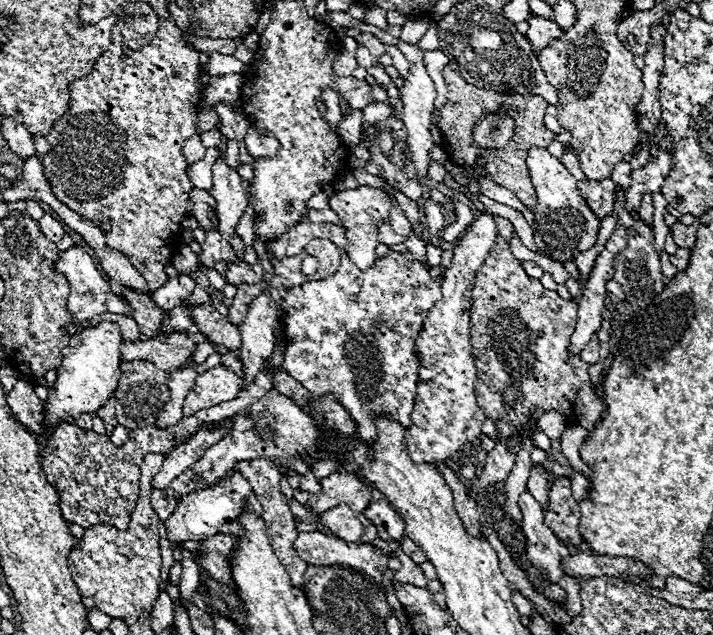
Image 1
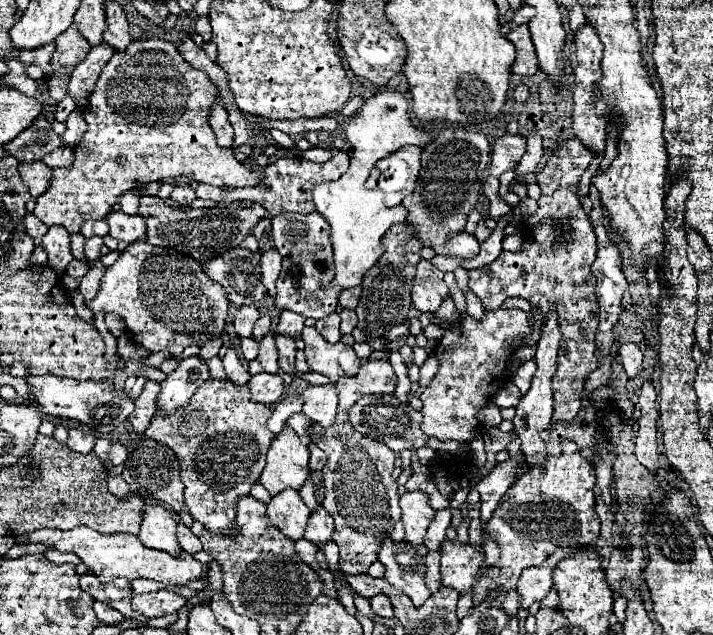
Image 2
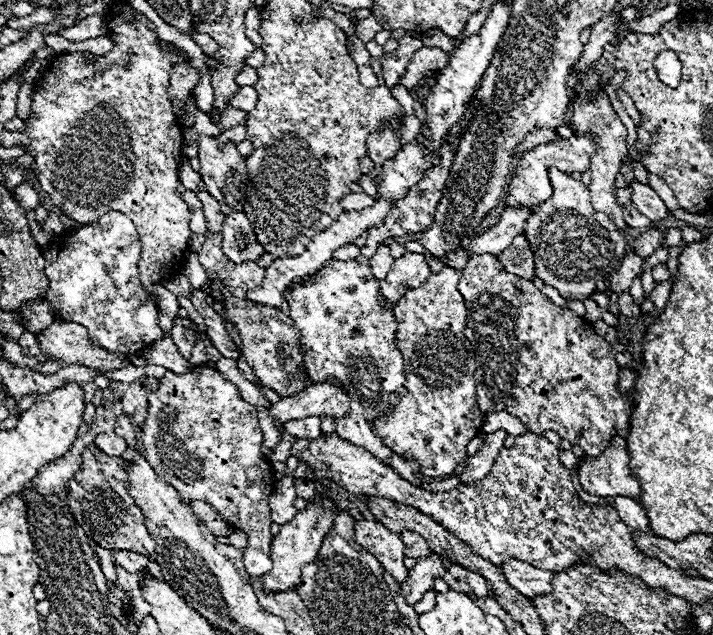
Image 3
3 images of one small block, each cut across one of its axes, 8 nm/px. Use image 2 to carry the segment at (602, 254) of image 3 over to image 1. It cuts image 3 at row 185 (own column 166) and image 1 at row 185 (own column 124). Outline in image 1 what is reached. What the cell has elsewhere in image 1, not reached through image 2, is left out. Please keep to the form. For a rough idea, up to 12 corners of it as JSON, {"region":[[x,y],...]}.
{"region":[[546,148],[526,164],[538,194],[534,244],[572,262],[596,244],[600,218]]}

